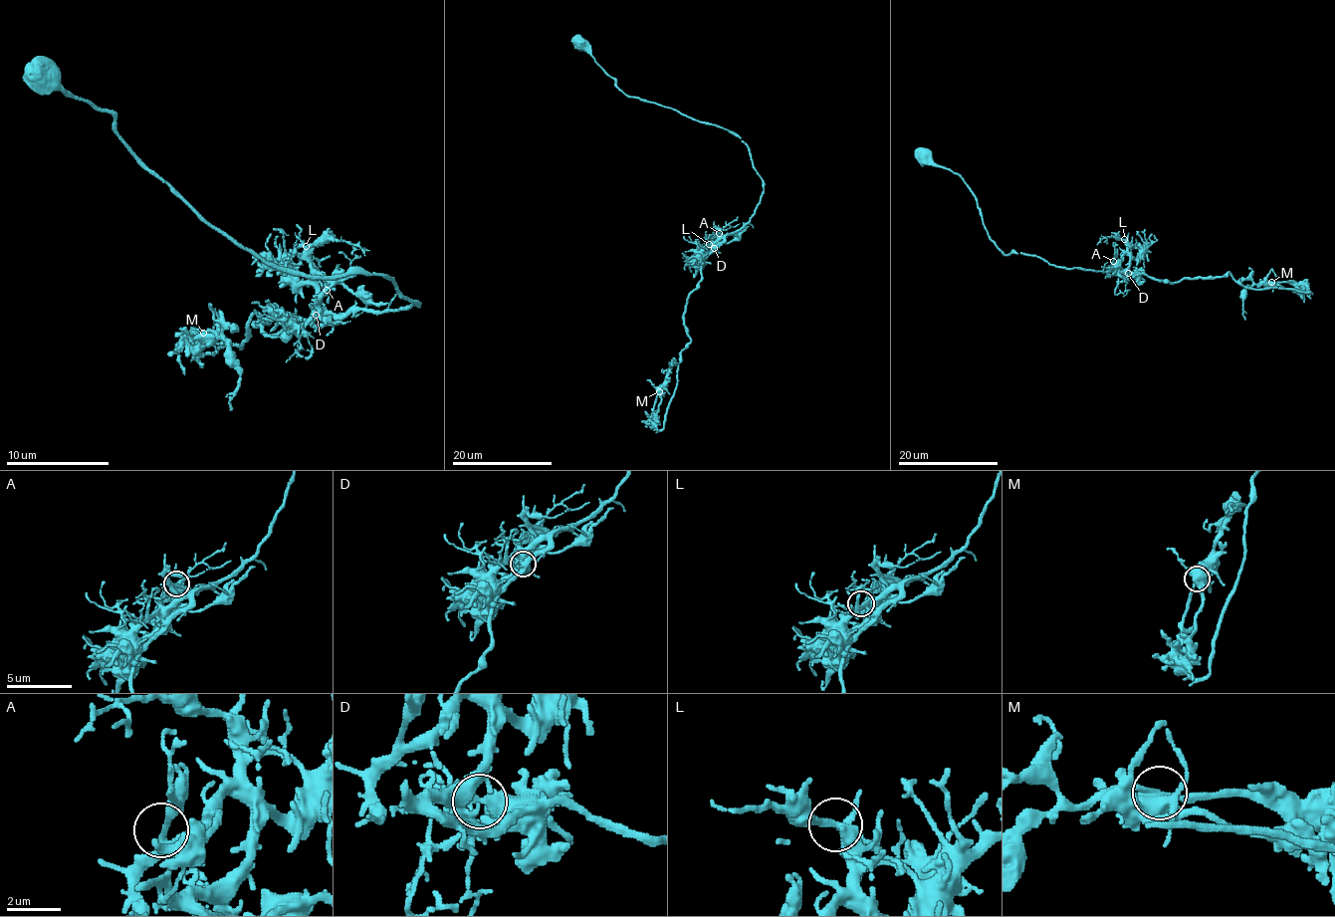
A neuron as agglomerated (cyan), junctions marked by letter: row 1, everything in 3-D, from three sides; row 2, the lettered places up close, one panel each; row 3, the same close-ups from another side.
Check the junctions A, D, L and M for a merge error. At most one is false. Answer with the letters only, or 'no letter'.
no letter

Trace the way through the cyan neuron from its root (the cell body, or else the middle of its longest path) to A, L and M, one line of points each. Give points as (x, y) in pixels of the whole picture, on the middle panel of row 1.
A: (581, 43), (627, 96), (672, 108), (741, 137), (762, 181), (764, 194), (744, 226), (717, 239), (719, 233)
L: (581, 43), (627, 96), (725, 127), (747, 146), (762, 181), (760, 204), (744, 230), (729, 243), (709, 244)
M: (581, 43), (627, 96), (737, 134), (762, 181), (755, 214), (702, 263), (660, 430), (658, 391)

